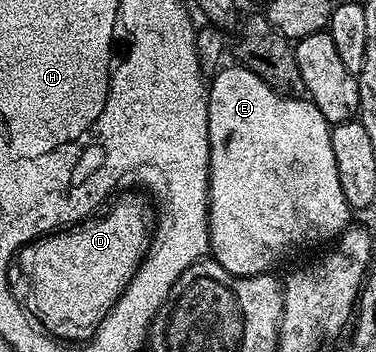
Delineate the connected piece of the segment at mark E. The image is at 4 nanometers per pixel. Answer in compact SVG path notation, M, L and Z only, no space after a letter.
M221 68L211 78L208 86L208 138L210 139L210 159L208 160L208 243L211 256L230 275L235 277L258 277L273 272L272 268L287 255L291 249L300 249L311 241L328 241L339 238L350 224L350 210L346 203L346 195L342 195L342 183L338 183L338 167L334 163L334 155L330 147L332 134L328 121L318 111L314 102L300 95L275 93L269 85L249 69Z

